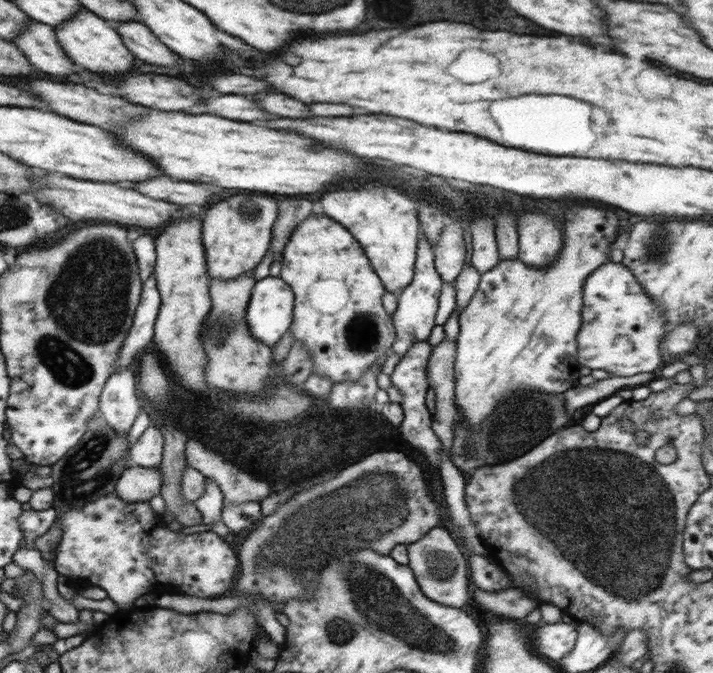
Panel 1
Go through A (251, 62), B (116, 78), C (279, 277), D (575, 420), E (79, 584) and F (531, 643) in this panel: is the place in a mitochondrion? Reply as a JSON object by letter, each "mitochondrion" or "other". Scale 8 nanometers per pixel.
{"A":"other","B":"other","C":"other","D":"other","E":"other","F":"other"}

